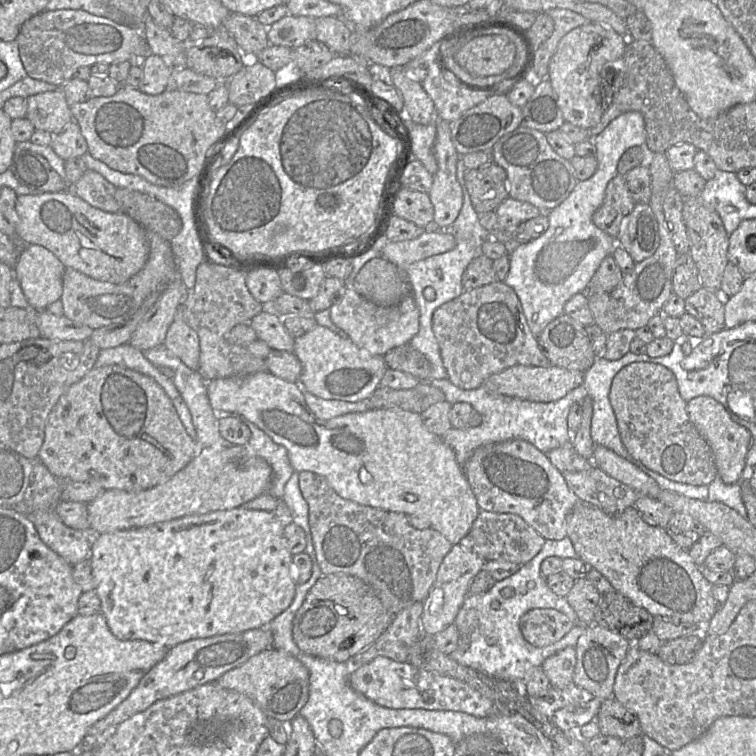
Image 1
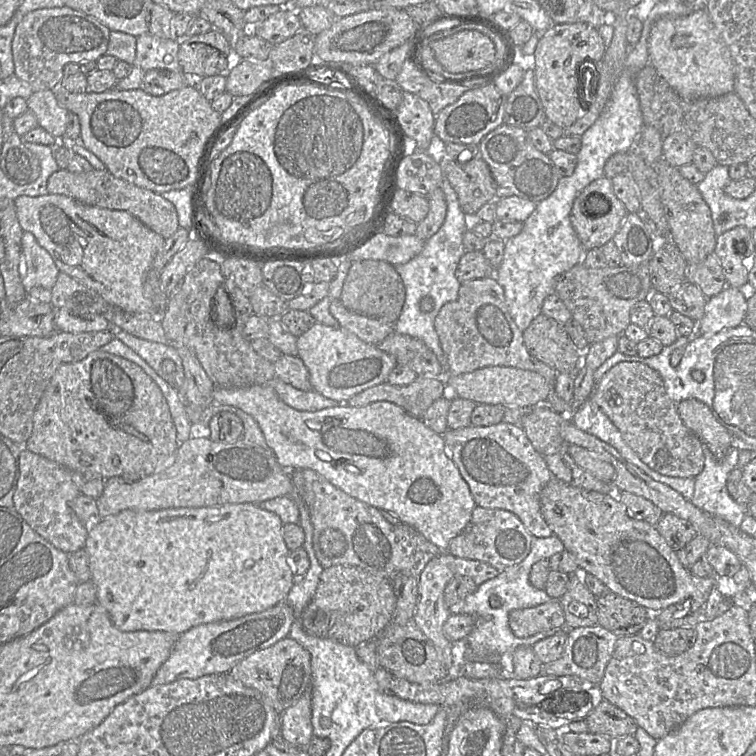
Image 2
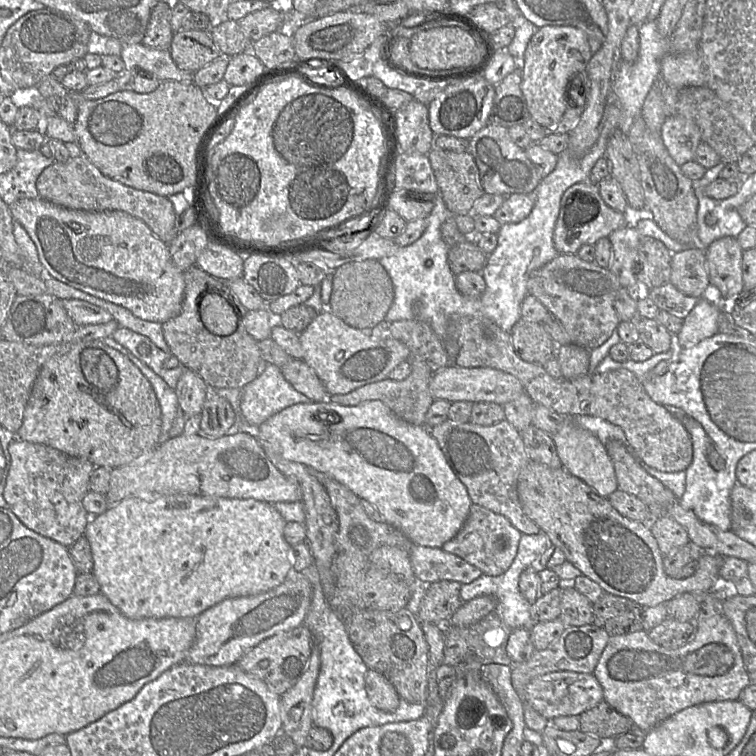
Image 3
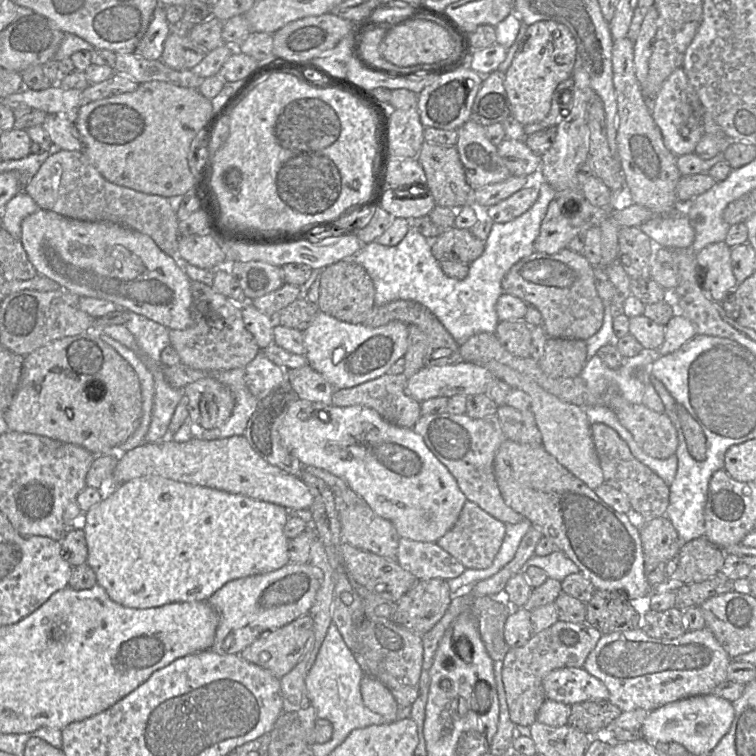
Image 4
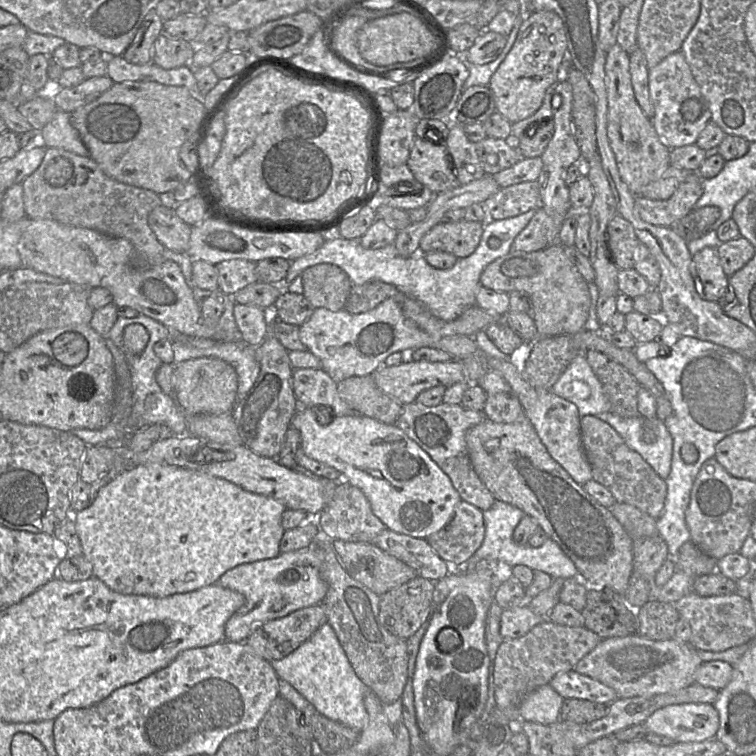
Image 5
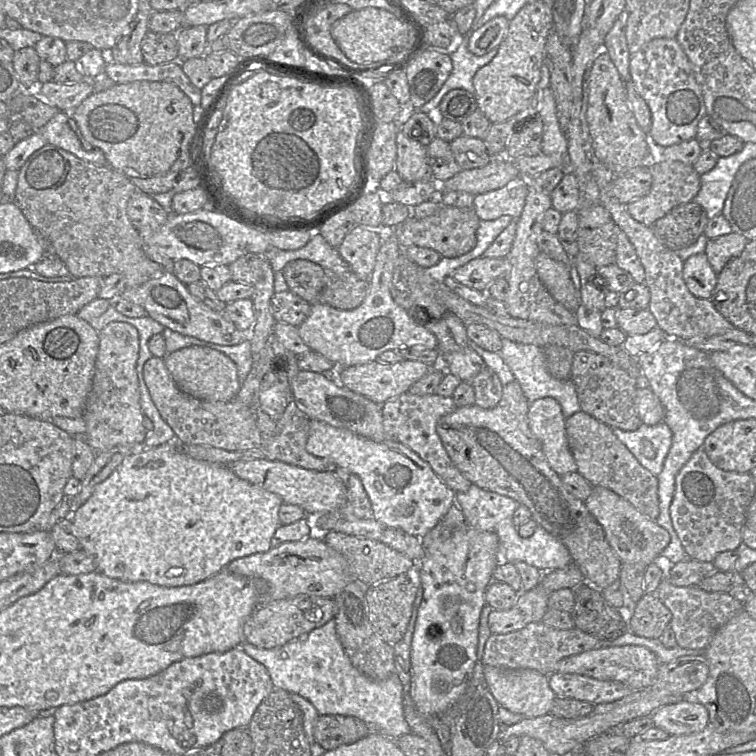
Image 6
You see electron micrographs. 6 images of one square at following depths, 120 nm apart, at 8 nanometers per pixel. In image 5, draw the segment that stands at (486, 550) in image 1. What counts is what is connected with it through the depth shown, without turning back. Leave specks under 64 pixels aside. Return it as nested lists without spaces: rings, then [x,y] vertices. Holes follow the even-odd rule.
[[[462,500],[448,525],[429,536],[427,541],[444,561],[458,566],[481,547],[485,530],[483,511]]]

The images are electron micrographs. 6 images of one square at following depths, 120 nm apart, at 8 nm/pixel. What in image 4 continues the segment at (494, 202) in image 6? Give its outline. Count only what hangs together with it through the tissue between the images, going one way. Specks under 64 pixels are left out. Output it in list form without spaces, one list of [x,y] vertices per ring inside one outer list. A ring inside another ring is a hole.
[[[537,180],[523,187],[505,200],[486,209],[487,215],[493,223],[506,223],[514,220],[536,202],[539,195]]]

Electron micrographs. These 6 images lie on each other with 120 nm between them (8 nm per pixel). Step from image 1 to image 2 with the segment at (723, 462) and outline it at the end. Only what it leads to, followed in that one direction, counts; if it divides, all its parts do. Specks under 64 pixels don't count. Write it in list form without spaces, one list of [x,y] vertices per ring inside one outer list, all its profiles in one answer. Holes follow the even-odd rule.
[[[687,399],[679,402],[677,409],[684,424],[698,436],[717,460],[723,460],[734,447],[734,438],[730,431],[718,420],[709,406],[697,399]]]

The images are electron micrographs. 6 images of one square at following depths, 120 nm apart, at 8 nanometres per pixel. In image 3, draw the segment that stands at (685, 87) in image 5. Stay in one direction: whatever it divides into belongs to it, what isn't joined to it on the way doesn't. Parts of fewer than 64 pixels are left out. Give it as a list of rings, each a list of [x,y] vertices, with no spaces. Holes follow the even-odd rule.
[[[667,116],[660,137],[670,156],[677,165],[693,161],[701,140],[698,126],[683,116]]]

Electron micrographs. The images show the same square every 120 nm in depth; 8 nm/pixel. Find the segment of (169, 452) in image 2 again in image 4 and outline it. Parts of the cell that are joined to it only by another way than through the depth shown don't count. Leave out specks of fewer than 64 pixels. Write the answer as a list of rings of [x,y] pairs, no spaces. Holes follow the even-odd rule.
[[[93,329],[79,335],[57,339],[24,356],[17,391],[10,406],[3,414],[4,420],[6,421],[10,431],[35,434],[58,440],[60,442],[75,444],[87,449],[94,455],[105,453],[113,454],[113,449],[125,442],[132,435],[138,426],[142,413],[142,392],[140,380],[132,366],[110,345],[104,343],[98,337],[98,334],[100,333],[102,332],[95,332]]]

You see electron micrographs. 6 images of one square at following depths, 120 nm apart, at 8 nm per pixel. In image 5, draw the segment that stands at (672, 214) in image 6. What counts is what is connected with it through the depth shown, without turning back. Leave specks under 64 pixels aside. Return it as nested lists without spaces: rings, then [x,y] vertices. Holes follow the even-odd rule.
[[[704,206],[691,210],[686,216],[673,223],[673,231],[685,241],[700,238],[707,231],[716,231],[721,225],[714,225],[720,218],[720,210],[714,206]]]

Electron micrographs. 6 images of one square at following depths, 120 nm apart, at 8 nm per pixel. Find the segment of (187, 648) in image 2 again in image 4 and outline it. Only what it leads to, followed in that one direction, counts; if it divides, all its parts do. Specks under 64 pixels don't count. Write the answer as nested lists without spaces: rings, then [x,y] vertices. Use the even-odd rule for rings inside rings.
[[[288,563],[269,573],[231,580],[207,600],[218,613],[219,624],[211,650],[240,654],[266,631],[276,630],[308,614],[321,580],[321,570],[310,563]]]

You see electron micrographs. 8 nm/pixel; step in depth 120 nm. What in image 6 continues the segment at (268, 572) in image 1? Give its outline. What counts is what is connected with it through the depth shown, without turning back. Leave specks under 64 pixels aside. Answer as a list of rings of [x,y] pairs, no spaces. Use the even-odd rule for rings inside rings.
[[[169,440],[167,443],[127,456],[108,478],[94,487],[89,499],[72,513],[70,517],[72,532],[77,537],[80,548],[94,558],[96,570],[102,574],[124,582],[146,581],[165,587],[193,585],[226,569],[234,560],[256,553],[265,553],[272,548],[272,538],[281,526],[279,510],[283,504],[282,499],[274,493],[240,479],[227,465],[200,461],[188,456],[177,450],[175,443],[177,440]]]

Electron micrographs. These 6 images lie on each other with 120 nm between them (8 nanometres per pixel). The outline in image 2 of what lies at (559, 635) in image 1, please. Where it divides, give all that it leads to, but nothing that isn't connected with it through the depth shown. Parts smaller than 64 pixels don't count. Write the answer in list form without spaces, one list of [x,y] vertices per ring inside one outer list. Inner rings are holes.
[[[559,599],[519,610],[509,614],[509,626],[513,634],[524,638],[538,632],[565,626],[565,616]]]

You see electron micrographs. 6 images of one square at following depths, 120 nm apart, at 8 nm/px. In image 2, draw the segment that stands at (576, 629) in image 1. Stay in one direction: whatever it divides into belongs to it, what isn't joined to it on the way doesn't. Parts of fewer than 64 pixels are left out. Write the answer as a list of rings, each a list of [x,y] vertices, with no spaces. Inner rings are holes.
[[[533,536],[529,554],[518,564],[500,572],[496,577],[478,585],[476,591],[468,595],[459,606],[459,612],[468,614],[474,619],[471,633],[464,639],[452,643],[453,662],[495,659],[506,652],[512,652],[518,646],[532,647],[536,642],[555,634],[558,629],[549,629],[532,636],[520,638],[513,634],[509,626],[509,614],[514,610],[534,607],[546,603],[552,598],[544,589],[531,585],[529,574],[534,563],[549,559],[554,554],[565,550],[562,541],[556,536]]]

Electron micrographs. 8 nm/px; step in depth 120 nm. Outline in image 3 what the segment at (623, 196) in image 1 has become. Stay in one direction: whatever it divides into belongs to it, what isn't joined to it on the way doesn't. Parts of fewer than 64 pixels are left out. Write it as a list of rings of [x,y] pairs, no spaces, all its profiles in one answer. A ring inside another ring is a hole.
[[[581,182],[569,187],[560,201],[560,210],[553,233],[555,249],[559,254],[576,254],[583,245],[594,245],[613,231],[627,226],[624,213],[605,204],[597,184]]]

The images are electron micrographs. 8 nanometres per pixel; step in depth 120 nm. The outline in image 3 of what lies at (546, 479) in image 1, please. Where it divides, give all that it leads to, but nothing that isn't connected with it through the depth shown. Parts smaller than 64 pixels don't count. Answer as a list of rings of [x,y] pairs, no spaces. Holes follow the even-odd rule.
[[[506,419],[489,426],[445,420],[428,428],[448,464],[465,485],[472,503],[505,516],[522,534],[538,534],[541,529],[528,518],[521,506],[517,483],[522,468],[530,461],[520,432]]]

